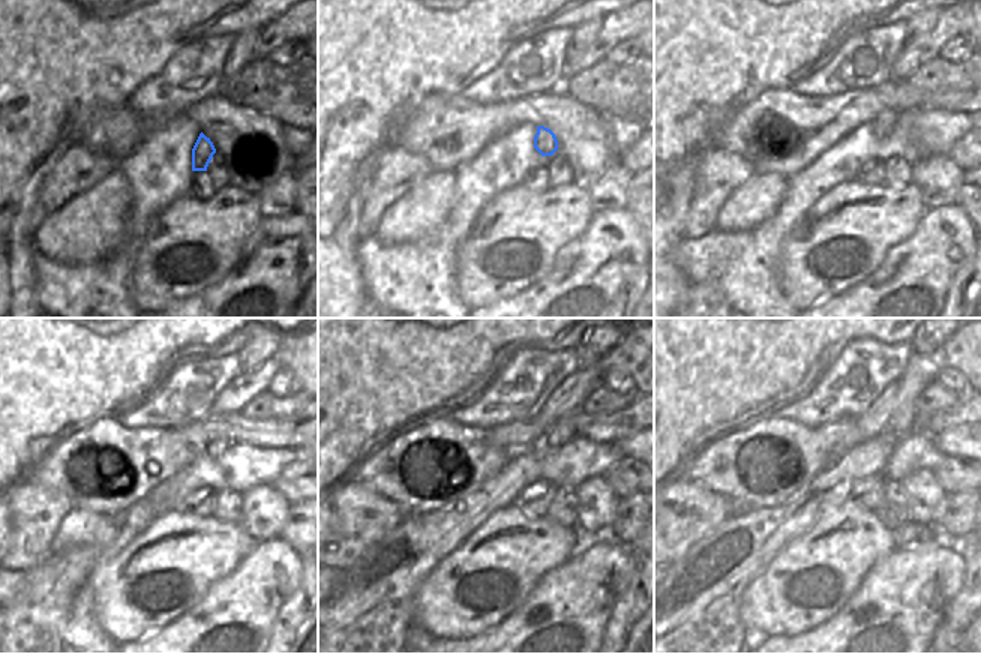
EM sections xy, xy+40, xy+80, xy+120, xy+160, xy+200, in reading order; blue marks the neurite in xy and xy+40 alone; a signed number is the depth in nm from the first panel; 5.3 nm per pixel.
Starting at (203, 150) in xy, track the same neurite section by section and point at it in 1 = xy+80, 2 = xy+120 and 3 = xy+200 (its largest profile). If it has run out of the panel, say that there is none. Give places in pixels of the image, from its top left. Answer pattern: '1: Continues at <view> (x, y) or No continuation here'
1: Continues at xy+80 (882, 126)
2: Continues at xy+120 (213, 449)
3: Continues at xy+200 (959, 353).

